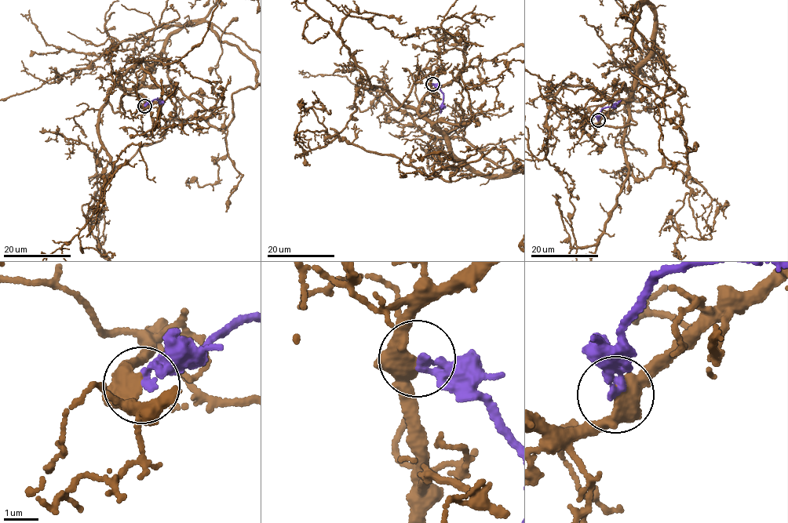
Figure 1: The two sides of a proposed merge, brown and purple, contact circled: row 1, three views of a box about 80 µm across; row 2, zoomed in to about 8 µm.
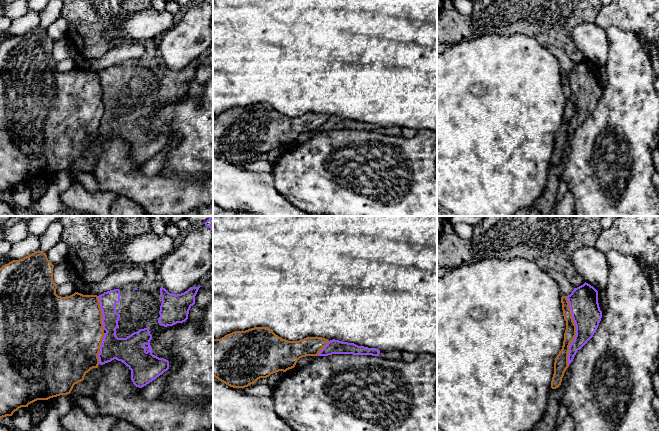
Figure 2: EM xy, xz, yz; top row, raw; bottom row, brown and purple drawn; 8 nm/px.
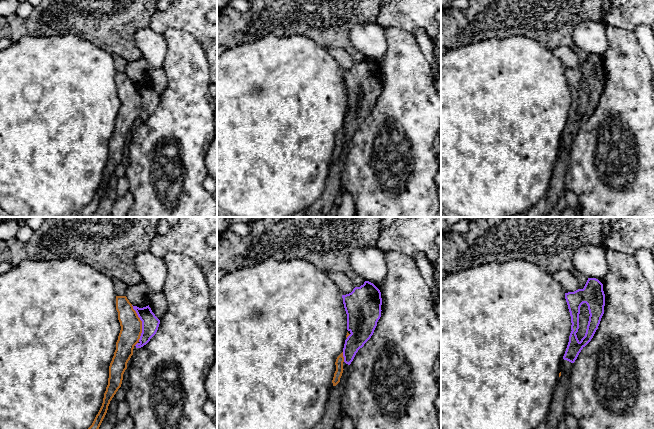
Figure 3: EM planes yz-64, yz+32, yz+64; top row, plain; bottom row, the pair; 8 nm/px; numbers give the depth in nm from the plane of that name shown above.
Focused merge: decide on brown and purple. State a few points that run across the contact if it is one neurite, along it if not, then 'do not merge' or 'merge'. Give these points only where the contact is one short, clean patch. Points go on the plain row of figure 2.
yz (566, 72), (575, 101), (575, 113), (569, 122), (568, 141) | do not merge

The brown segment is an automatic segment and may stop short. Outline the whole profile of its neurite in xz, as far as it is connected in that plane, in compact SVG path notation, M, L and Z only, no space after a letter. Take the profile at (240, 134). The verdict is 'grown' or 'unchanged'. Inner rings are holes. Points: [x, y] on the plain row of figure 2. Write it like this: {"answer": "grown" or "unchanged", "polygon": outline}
{"answer": "unchanged", "polygon": "M254 103L235 107L220 115L213 114L213 152L233 164L245 164L260 154L295 143L297 137L306 132L318 132L328 115L306 113L299 117L288 117L276 111L268 103Z"}

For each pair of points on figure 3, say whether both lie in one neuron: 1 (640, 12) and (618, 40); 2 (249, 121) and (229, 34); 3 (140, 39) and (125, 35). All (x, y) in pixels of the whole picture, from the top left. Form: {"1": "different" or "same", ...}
{"1": "different", "2": "different", "3": "different"}

